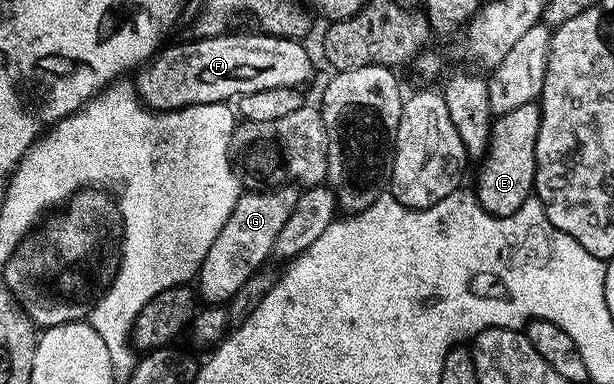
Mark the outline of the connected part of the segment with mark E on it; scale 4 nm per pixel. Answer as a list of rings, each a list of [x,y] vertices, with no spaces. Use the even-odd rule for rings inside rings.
[[[535,102],[525,103],[507,113],[499,113],[490,126],[490,142],[485,157],[478,169],[478,190],[476,196],[483,214],[493,217],[507,217],[520,207],[534,193],[536,175],[536,135],[540,135],[542,106]]]

